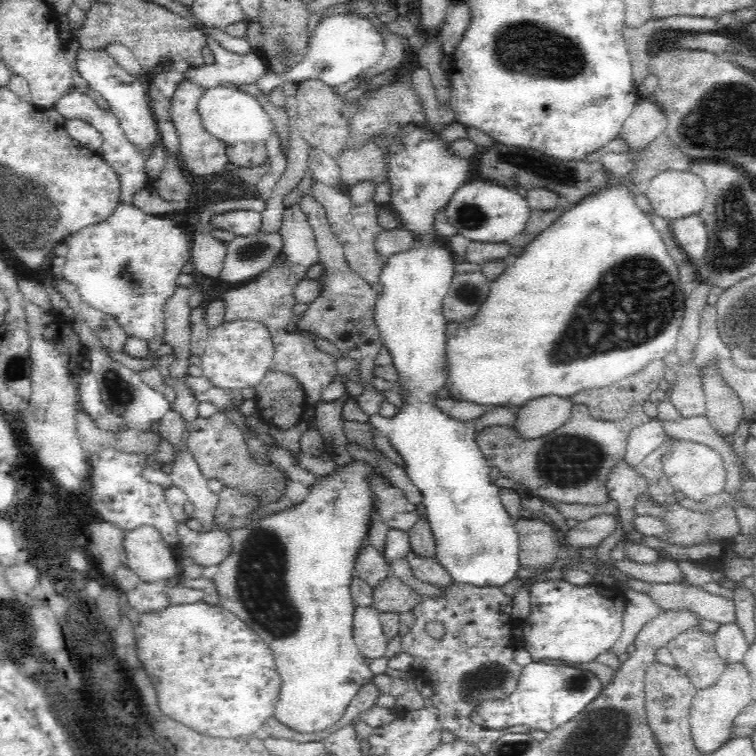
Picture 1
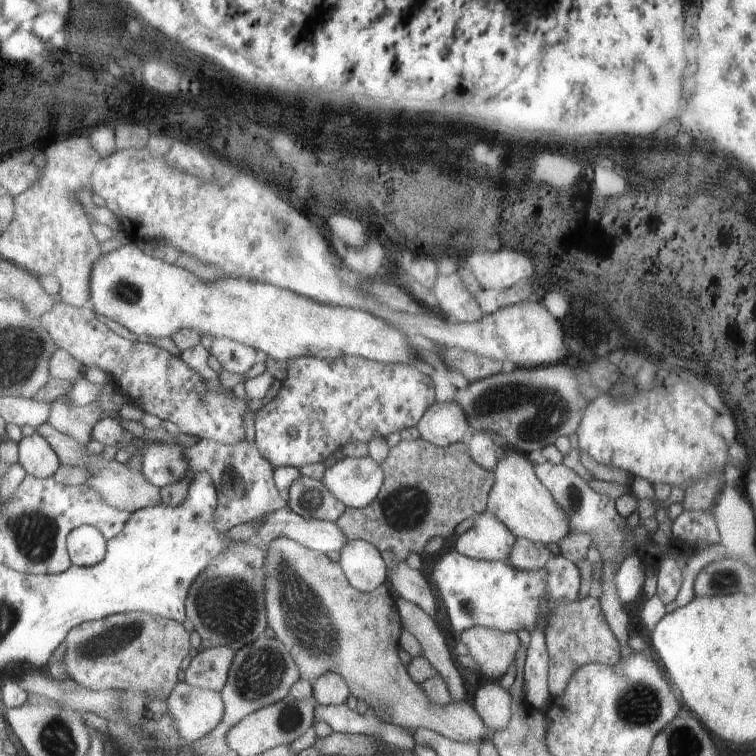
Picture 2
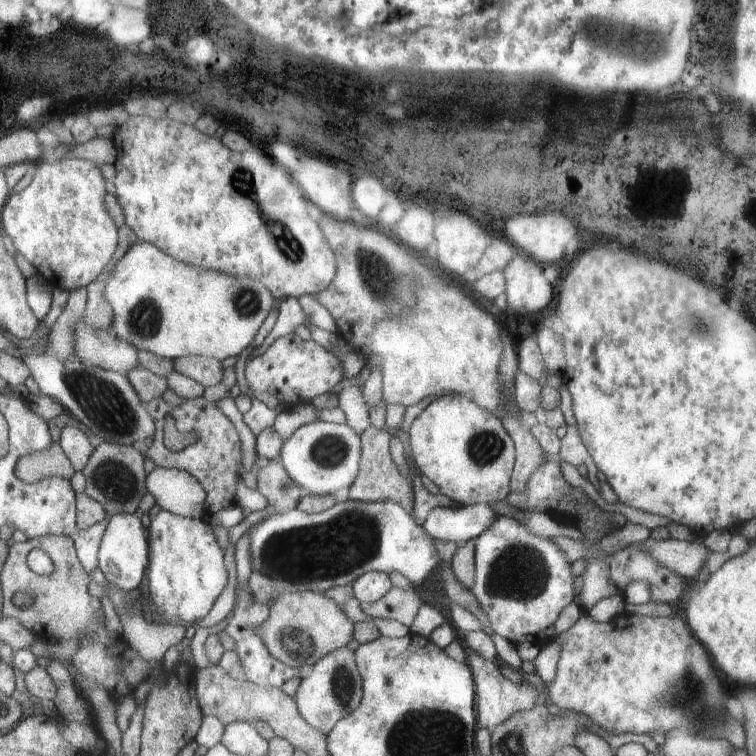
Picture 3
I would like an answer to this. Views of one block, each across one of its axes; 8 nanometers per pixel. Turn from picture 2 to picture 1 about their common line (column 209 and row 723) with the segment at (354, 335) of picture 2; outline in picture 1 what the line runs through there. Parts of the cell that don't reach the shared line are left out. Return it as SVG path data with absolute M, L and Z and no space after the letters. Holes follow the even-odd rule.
M346 460L346 464L342 466L336 466L334 472L326 474L326 478L318 478L314 486L310 486L310 494L306 496L304 502L292 506L292 508L286 508L286 510L280 510L272 516L266 516L262 520L252 520L252 522L246 522L244 528L228 528L228 526L216 526L216 524L202 524L194 518L186 520L186 526L196 530L198 534L206 534L206 532L226 532L226 536L230 538L230 554L226 560L222 560L218 564L218 572L216 576L212 578L212 584L214 588L218 590L218 596L220 596L220 606L234 612L238 618L242 618L250 628L254 628L254 632L268 644L268 648L272 650L274 654L274 662L276 662L276 668L282 676L282 688L280 688L280 700L276 704L276 712L274 712L274 718L280 722L280 724L286 724L288 728L296 730L296 732L324 732L328 730L332 724L338 724L350 702L354 700L354 696L358 696L358 690L360 688L366 688L366 684L372 684L374 682L374 674L368 670L368 664L364 662L364 656L360 654L358 646L356 646L356 640L354 640L354 612L356 612L356 606L354 606L354 600L352 600L352 582L354 582L354 568L358 564L358 556L362 552L362 548L368 546L368 536L370 536L370 528L374 528L374 516L378 514L378 496L374 492L374 480L382 480L384 482L384 474L380 476L378 472L378 464L370 464L366 460Z

